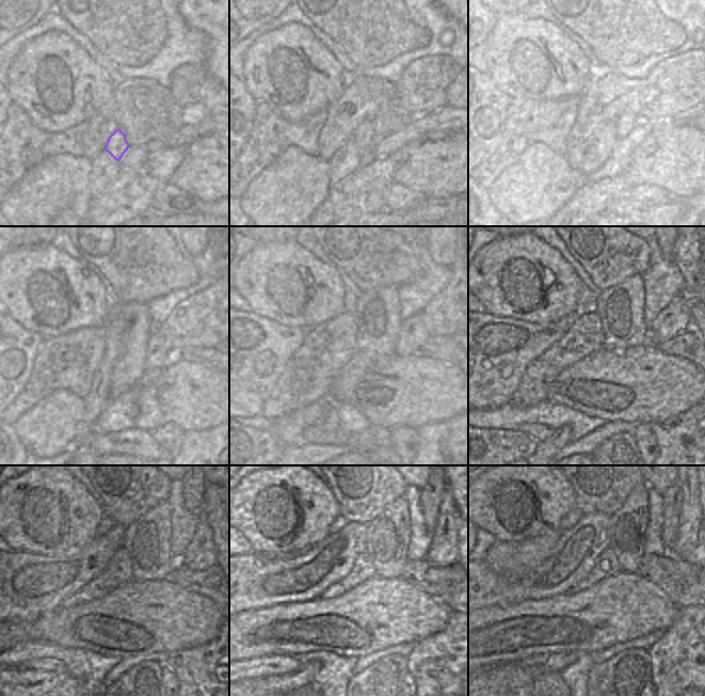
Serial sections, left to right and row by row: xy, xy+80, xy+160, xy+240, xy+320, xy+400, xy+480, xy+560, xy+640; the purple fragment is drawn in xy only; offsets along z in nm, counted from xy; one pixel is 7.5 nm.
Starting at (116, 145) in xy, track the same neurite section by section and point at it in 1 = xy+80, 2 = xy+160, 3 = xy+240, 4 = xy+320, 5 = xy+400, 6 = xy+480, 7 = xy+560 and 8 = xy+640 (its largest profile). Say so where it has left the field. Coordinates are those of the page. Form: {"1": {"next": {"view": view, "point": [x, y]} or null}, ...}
{"1": {"next": {"view": "xy+80", "point": [363, 136]}}, "2": {"next": {"view": "xy+160", "point": [626, 121]}}, "3": {"next": {"view": "xy+240", "point": [158, 352]}}, "4": {"next": {"view": "xy+320", "point": [413, 333]}}, "5": {"next": {"view": "xy+400", "point": [675, 318]}}, "6": {"next": {"view": "xy+480", "point": [199, 555]}}, "7": {"next": {"view": "xy+560", "point": [443, 552]}}, "8": {"next": {"view": "xy+640", "point": [685, 541]}}}

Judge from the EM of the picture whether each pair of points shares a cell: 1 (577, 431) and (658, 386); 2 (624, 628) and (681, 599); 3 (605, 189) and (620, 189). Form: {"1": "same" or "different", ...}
{"1": "different", "2": "different", "3": "same"}

